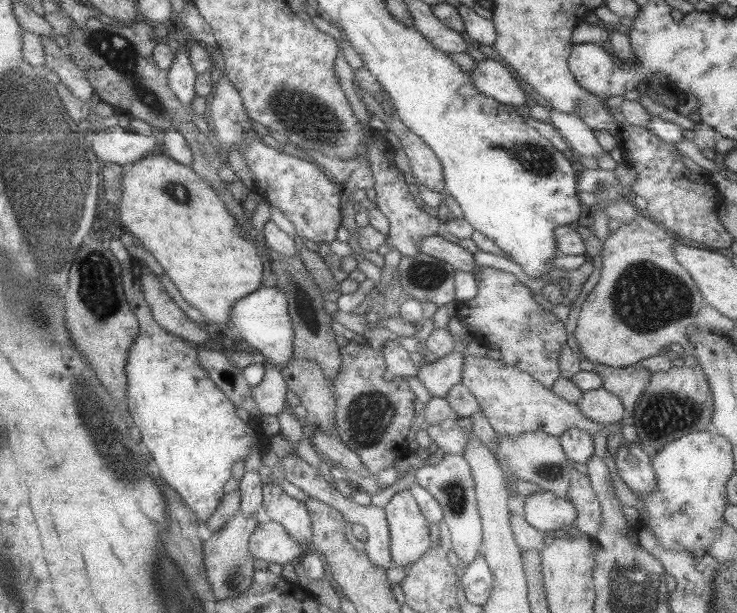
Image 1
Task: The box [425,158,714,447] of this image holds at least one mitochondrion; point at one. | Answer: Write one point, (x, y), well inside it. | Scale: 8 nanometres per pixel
(647, 300)

